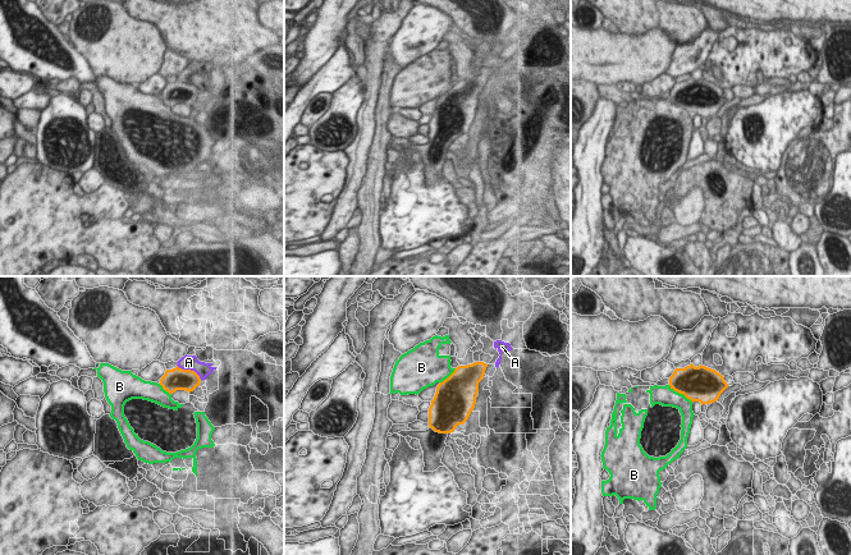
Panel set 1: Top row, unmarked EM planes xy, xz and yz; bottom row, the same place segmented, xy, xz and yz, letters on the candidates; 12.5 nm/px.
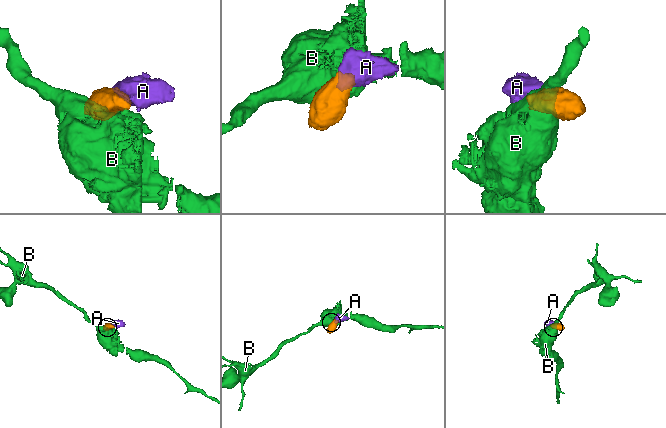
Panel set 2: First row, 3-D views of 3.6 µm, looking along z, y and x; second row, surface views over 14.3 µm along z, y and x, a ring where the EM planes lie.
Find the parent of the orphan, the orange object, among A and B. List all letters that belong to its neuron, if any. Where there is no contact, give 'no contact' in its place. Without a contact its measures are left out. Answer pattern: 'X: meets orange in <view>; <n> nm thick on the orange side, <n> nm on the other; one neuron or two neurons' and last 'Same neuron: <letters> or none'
A: meets orange in xy; 280 nm thick on the orange side, 190 nm on the other; two neurons
B: meets orange in yz; 440 nm thick on the orange side, 240 nm on the other; two neurons
Same neuron: none

